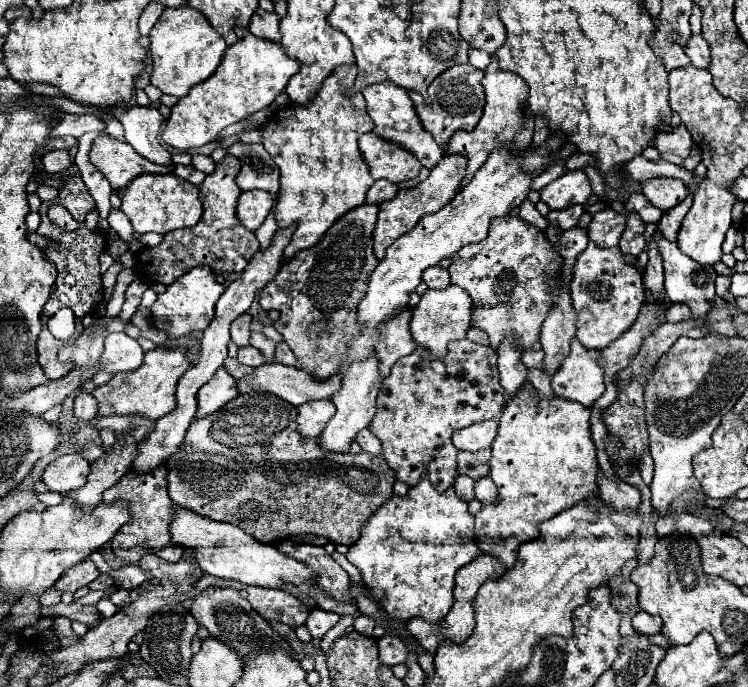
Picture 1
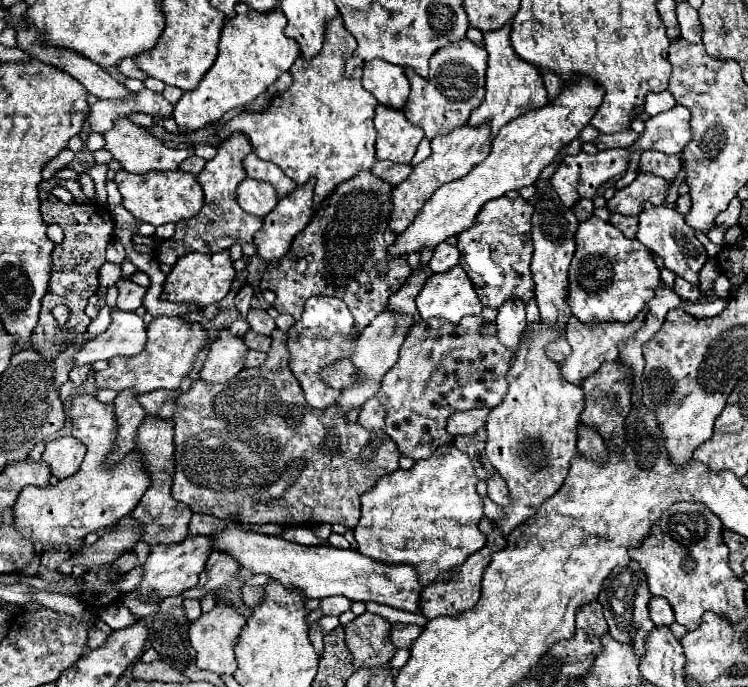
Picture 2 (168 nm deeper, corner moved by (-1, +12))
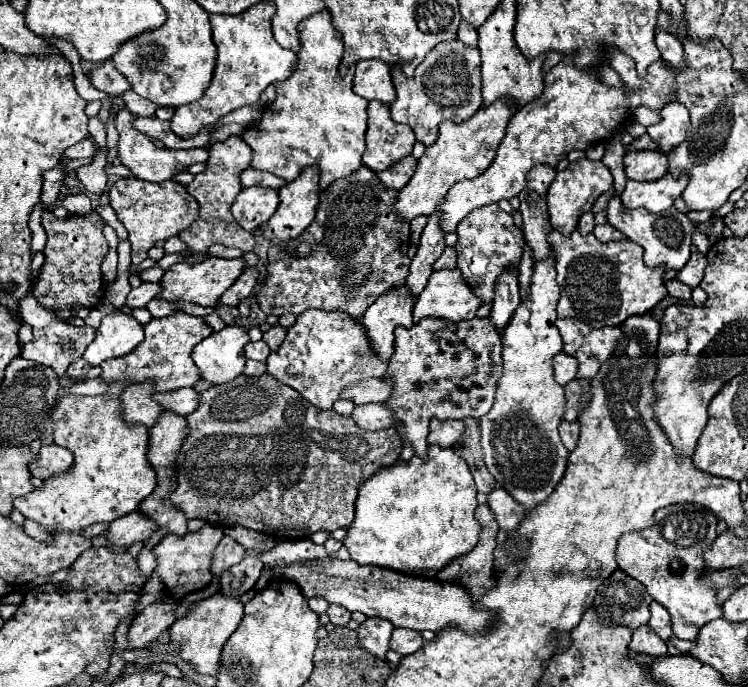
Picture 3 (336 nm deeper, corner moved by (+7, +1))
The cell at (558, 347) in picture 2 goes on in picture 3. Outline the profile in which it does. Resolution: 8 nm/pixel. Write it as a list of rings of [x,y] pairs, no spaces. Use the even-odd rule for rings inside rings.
[[[560,351],[560,353],[554,357],[554,373],[556,373],[556,381],[558,381],[560,385],[566,385],[568,381],[572,381],[574,375],[576,375],[576,369],[578,369],[576,357],[566,355],[564,351]]]

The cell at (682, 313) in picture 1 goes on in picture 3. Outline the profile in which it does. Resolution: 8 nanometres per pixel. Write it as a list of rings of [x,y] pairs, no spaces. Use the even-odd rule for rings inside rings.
[[[672,279],[672,281],[666,281],[666,289],[668,289],[668,295],[676,297],[678,301],[684,301],[684,303],[690,301],[690,293],[692,293],[692,289],[690,289],[688,285],[684,285],[684,283]]]

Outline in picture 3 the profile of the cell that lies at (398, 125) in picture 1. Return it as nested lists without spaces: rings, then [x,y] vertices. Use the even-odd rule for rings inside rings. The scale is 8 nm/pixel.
[[[368,59],[360,61],[356,65],[356,75],[354,75],[354,93],[368,99],[368,101],[380,101],[380,103],[392,103],[396,97],[392,77],[390,77],[390,67],[382,61]]]

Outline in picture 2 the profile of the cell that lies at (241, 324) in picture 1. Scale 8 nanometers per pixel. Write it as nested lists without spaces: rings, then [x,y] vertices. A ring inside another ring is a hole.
[[[244,284],[244,286],[240,288],[240,292],[236,294],[236,308],[240,310],[242,318],[246,318],[248,310],[250,310],[250,300],[252,300],[252,296],[254,296],[254,288],[252,288],[250,284]]]

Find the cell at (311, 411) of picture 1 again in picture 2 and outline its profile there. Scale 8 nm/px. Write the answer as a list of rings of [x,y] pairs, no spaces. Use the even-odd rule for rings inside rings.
[[[312,296],[304,304],[304,312],[302,312],[300,320],[296,320],[292,324],[292,328],[288,330],[286,346],[290,352],[290,370],[302,384],[306,402],[312,408],[328,408],[340,396],[340,390],[330,388],[322,380],[320,372],[326,366],[332,366],[334,362],[338,362],[342,358],[350,358],[350,354],[354,352],[356,336],[358,334],[354,332],[354,318],[352,318],[348,306],[344,304],[344,300],[334,298],[334,296]]]

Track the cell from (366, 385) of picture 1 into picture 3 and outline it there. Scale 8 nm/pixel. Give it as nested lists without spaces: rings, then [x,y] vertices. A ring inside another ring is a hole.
[[[396,287],[386,295],[380,295],[368,311],[364,313],[362,325],[368,335],[368,343],[372,351],[388,361],[394,353],[394,329],[398,325],[412,327],[412,305],[414,299],[408,295],[406,287]]]

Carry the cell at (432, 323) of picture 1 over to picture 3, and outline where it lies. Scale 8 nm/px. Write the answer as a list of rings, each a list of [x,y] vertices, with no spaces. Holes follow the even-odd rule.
[[[458,269],[434,271],[428,285],[414,303],[414,323],[424,317],[448,319],[452,323],[474,319],[480,299],[470,291]]]

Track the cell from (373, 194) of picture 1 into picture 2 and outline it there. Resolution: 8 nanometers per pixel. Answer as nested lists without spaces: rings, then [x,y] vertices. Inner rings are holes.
[[[376,160],[376,164],[372,166],[372,172],[376,176],[380,176],[382,180],[388,180],[394,186],[398,186],[410,176],[412,164],[396,164],[396,162],[388,162],[388,160]]]

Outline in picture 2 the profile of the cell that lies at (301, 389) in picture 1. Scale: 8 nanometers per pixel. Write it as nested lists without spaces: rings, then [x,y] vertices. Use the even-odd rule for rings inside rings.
[[[340,360],[340,362],[324,368],[322,380],[324,380],[328,386],[332,386],[332,388],[346,390],[346,388],[350,388],[350,386],[356,384],[356,376],[358,376],[356,366],[354,366],[350,360]]]

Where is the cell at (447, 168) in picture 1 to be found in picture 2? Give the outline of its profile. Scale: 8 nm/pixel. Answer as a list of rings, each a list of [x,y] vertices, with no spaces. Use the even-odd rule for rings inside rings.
[[[480,124],[480,128],[476,126],[460,126],[448,134],[438,134],[432,138],[432,154],[420,162],[418,166],[414,166],[412,174],[398,184],[392,190],[392,204],[394,204],[394,214],[390,220],[390,226],[396,234],[402,234],[416,218],[416,214],[422,210],[422,206],[426,204],[426,200],[444,184],[444,182],[452,182],[456,178],[462,178],[464,174],[468,174],[468,170],[472,170],[476,164],[480,164],[480,160],[486,160],[492,148],[492,140],[490,140],[490,124]]]

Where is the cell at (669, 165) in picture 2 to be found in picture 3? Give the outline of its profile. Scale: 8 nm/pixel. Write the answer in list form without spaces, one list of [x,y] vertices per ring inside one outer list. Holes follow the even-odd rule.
[[[630,151],[624,155],[624,171],[634,181],[656,181],[668,173],[668,157],[660,151]]]

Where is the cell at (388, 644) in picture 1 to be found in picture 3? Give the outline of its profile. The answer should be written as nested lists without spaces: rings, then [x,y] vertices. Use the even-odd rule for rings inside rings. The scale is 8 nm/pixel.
[[[394,629],[392,639],[390,639],[390,649],[400,655],[410,655],[410,653],[416,653],[422,647],[422,643],[424,643],[424,639],[420,637],[418,631]]]

